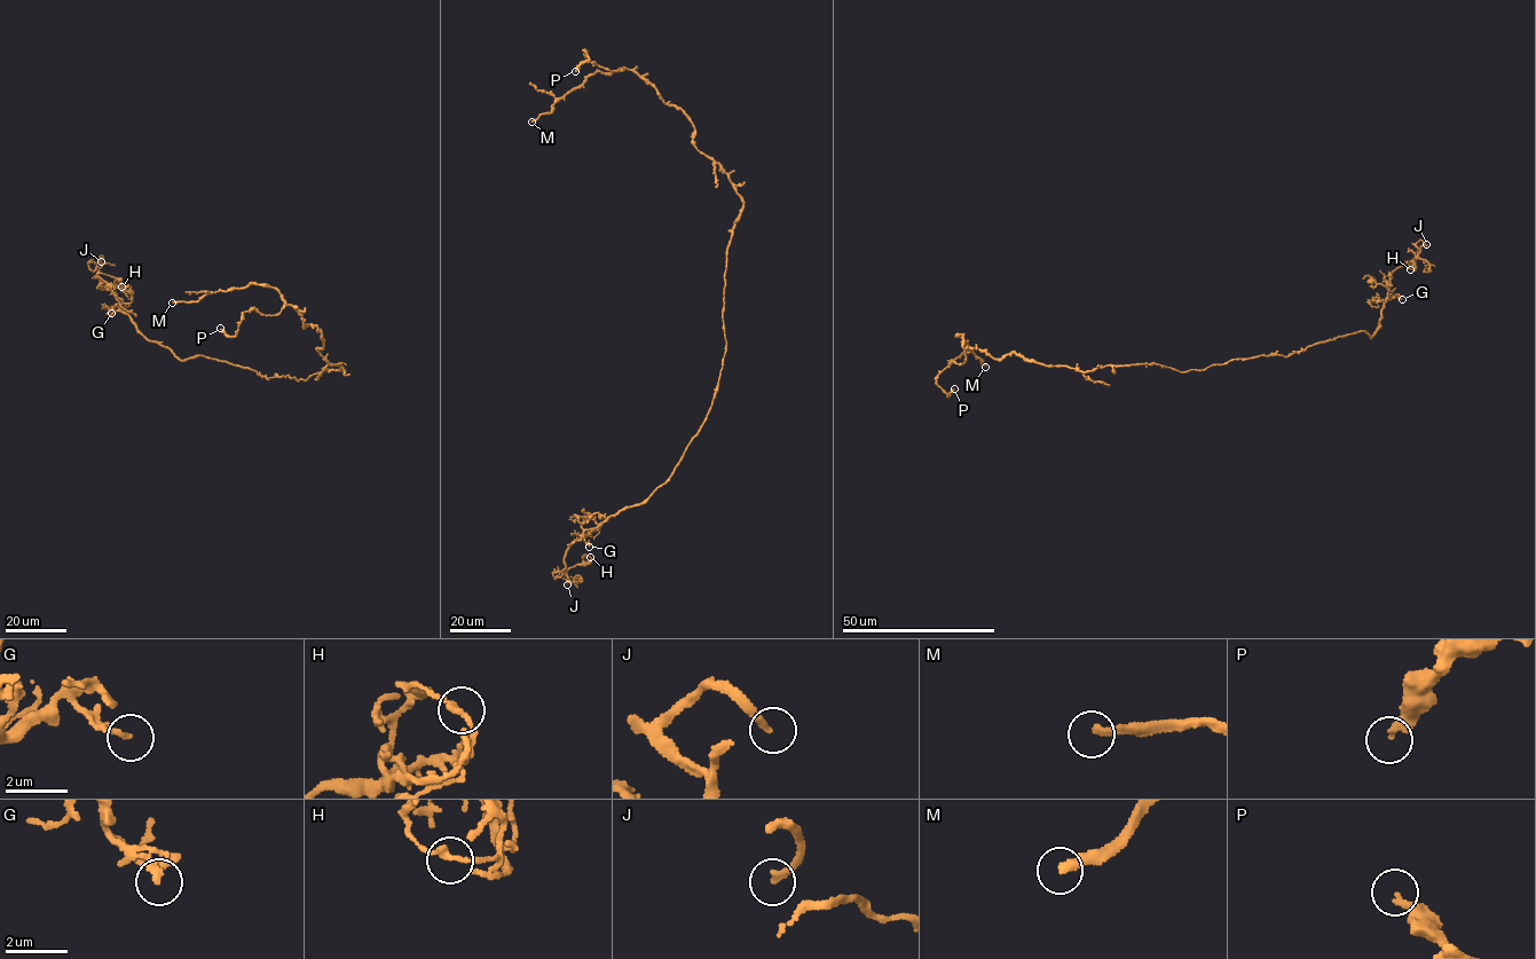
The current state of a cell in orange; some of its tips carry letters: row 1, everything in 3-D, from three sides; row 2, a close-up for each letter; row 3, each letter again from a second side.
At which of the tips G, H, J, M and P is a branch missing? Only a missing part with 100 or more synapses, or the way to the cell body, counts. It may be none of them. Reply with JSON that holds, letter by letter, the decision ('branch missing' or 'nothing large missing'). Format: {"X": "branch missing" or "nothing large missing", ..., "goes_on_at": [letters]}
{"G": "nothing large missing", "H": "nothing large missing", "J": "branch missing", "M": "branch missing", "P": "nothing large missing", "goes_on_at": ["J", "M"]}

